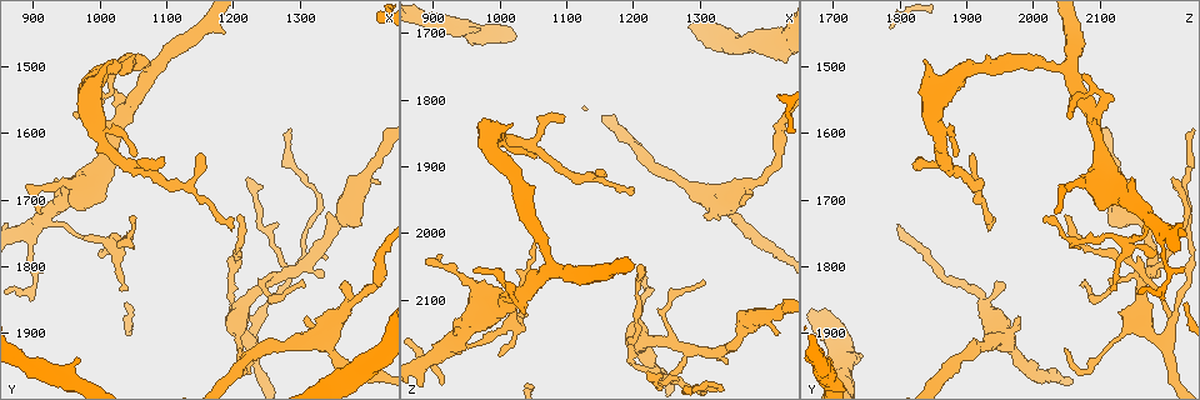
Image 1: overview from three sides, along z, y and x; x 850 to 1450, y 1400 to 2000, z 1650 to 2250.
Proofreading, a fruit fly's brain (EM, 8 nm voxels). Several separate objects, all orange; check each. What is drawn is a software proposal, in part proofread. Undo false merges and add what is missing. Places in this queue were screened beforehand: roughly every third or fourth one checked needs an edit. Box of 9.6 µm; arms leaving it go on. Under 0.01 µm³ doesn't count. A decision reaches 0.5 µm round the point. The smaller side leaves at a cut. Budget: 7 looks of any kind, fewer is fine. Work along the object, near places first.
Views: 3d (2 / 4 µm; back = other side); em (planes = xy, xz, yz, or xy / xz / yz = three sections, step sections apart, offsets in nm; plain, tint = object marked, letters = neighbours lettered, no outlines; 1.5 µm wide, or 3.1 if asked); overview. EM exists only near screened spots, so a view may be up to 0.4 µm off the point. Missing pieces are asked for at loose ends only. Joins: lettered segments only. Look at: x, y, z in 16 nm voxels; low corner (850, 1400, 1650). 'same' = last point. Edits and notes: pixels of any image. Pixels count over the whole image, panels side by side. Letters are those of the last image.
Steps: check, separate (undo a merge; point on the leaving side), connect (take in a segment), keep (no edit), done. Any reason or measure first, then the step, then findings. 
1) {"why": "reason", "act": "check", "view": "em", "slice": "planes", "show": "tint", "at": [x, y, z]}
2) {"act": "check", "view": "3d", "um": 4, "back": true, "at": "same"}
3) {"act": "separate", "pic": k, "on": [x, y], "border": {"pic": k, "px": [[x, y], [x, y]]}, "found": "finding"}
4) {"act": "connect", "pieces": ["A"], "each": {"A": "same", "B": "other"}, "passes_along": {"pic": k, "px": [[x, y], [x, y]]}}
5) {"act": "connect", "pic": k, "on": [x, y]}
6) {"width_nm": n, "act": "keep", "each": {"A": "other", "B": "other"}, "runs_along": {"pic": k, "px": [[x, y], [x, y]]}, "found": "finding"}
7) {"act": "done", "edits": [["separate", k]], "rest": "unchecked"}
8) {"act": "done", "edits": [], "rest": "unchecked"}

{"why": "end of a long branch", "act": "check", "view": "em", "slice": "xy", "step": 4, "show": "tint", "at": [1220, 1665, 2205]}

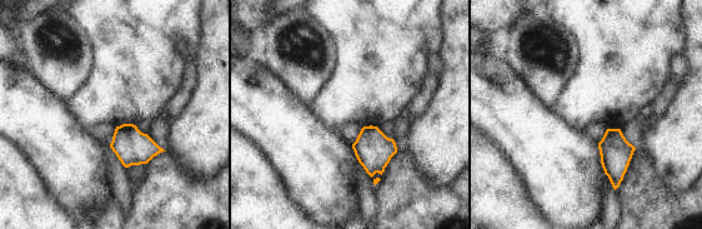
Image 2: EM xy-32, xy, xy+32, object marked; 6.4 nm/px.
{"why": "cut it another way", "act": "check", "view": "em", "slice": "planes", "show": "letters", "at": "same"}

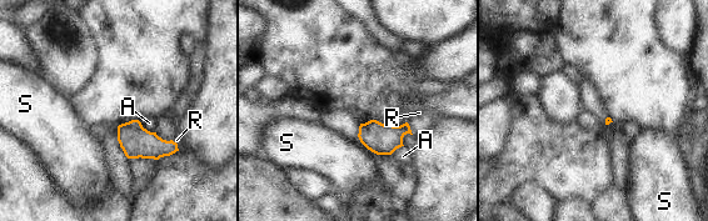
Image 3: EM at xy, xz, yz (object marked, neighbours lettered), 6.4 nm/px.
{"act": "connect", "pic": 3, "on": [420, 122], "each": {"A": "other", "R": "same", "S": "other"}, "passes_along": {"pic": 3, "px": [[380, 139], [409, 127], [420, 122]]}, "found": "it goes on there"}

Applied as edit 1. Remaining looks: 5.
{"why": "an open end", "act": "check", "view": "em", "slice": "xy", "step": 4, "show": "letters", "at": [970, 1940, 1700]}

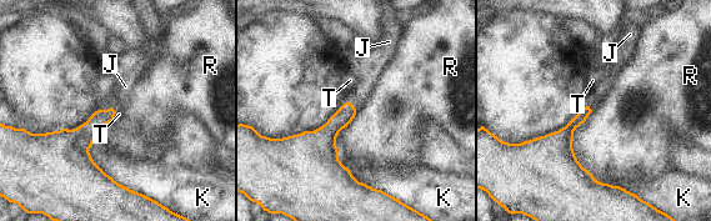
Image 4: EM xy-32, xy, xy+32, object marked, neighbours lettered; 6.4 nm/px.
{"longest_contact_nm": ["R", 550], "act": "connect", "pic": 4, "on": [362, 90], "each": {"J": "same", "K": "other", "R": "other", "T": "other"}, "passes_along": {"pic": 4, "px": [[326, 135], [351, 105], [362, 90]]}, "found": "it goes on there"}

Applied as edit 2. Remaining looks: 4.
{"act": "done", "edits": [["connect", 3], ["connect", 4]], "rest": "unchecked"}

